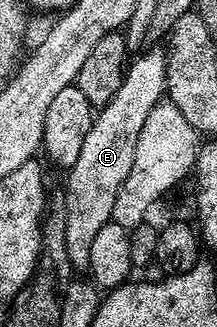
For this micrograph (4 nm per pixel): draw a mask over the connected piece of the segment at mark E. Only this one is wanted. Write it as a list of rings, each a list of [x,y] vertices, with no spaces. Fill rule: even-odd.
[[[145,48],[127,62],[118,91],[92,118],[92,126],[86,131],[86,140],[78,154],[78,163],[67,170],[68,194],[62,201],[66,211],[66,251],[77,270],[87,270],[90,243],[94,243],[98,230],[112,220],[114,199],[118,199],[118,191],[134,163],[138,131],[142,131],[146,115],[150,115],[152,108],[165,96],[167,84],[167,52],[163,48]]]

